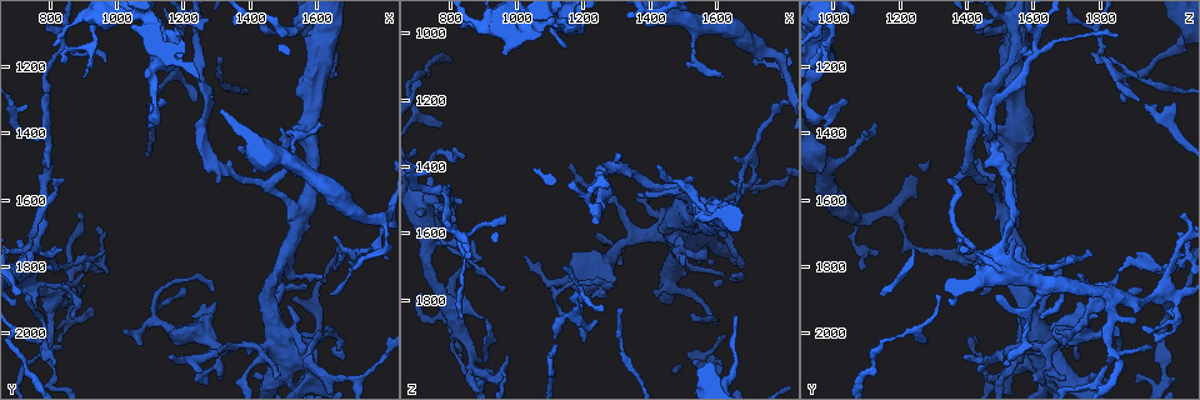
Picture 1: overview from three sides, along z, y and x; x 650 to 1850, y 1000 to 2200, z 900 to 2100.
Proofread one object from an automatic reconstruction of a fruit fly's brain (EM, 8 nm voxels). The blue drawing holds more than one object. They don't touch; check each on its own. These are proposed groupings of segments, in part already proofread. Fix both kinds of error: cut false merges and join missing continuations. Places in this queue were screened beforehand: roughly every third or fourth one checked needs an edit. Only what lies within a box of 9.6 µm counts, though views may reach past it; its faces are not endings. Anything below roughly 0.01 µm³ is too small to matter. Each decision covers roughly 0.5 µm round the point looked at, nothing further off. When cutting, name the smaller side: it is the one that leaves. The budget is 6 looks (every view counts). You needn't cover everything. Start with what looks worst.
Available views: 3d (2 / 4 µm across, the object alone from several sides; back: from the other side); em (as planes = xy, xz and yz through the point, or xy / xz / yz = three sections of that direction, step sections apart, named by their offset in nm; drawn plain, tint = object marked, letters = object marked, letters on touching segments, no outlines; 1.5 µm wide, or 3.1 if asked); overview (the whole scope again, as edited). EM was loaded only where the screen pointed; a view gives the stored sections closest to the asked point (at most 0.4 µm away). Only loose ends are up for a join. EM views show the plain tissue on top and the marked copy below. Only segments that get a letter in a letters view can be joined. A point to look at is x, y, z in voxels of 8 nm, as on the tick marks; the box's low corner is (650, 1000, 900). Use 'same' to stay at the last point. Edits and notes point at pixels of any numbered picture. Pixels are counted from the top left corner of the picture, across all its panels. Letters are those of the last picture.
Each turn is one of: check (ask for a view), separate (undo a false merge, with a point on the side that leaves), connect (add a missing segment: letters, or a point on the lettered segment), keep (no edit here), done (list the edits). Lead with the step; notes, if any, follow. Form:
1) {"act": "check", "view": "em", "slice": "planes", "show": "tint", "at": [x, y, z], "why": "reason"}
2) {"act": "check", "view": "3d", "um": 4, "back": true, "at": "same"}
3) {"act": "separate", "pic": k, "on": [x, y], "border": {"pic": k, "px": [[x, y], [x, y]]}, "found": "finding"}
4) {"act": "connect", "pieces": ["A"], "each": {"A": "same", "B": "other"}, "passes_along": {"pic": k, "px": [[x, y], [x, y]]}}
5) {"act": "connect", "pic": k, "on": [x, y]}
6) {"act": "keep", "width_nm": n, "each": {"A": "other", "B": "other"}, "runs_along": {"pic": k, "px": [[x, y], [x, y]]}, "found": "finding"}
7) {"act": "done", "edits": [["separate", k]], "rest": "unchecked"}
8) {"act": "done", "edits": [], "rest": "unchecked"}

{"act": "check", "view": "em", "slice": "planes", "show": "letters", "at": [1660, 1220, 1850], "why": "tapers out"}

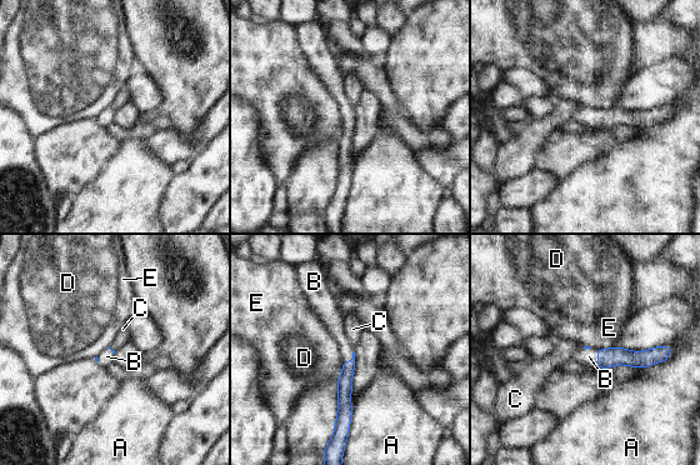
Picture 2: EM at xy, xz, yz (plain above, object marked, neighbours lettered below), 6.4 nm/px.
{"act": "connect", "pieces": ["B"], "each": {"A": "other", "B": "same", "C": "other", "D": "other", "E": "other"}, "found": "the neuron continues"}

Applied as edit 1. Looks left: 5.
{"act": "check", "view": "overview", "why": "see it whole again"}

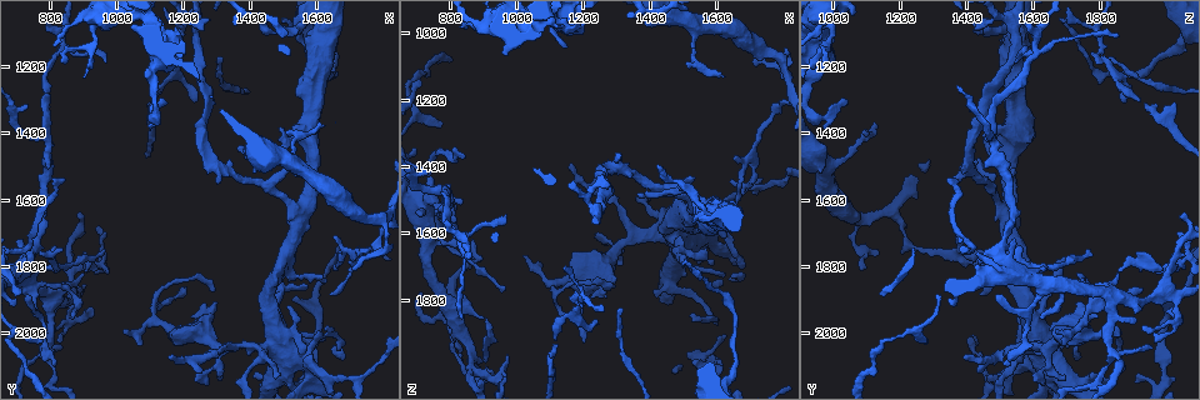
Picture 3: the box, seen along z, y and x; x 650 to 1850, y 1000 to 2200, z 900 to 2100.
{"act": "check", "view": "3d", "um": 2, "at": [820, 2090, 1520], "why": "branch stops here"}

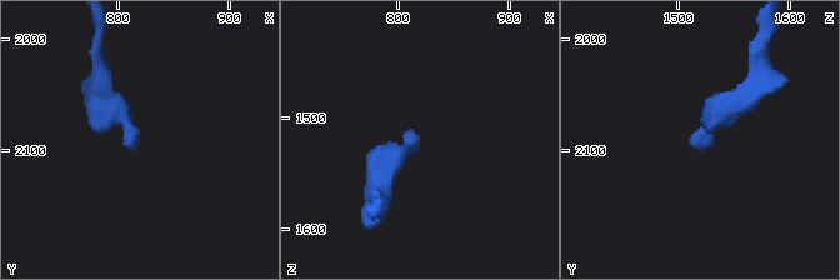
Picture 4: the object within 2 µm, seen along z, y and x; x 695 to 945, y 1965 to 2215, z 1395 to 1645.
{"act": "check", "view": "em", "slice": "yz", "step": 8, "show": "letters", "at": [816, 2100, 1520]}

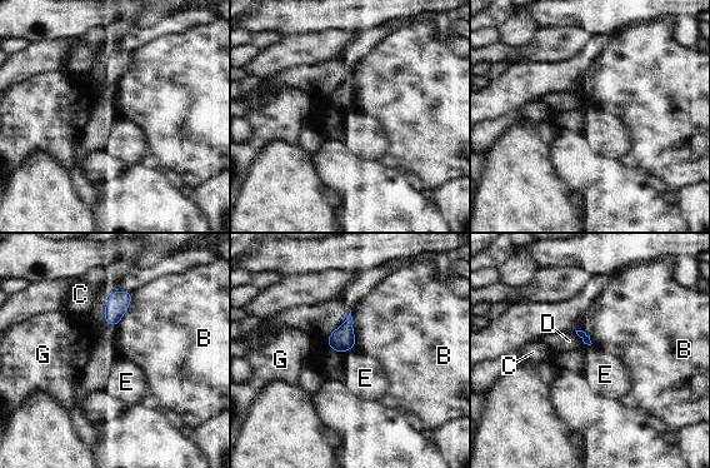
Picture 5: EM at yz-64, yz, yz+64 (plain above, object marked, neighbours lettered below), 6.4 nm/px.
{"act": "check", "view": "em", "slice": "planes", "show": "letters", "at": "same"}

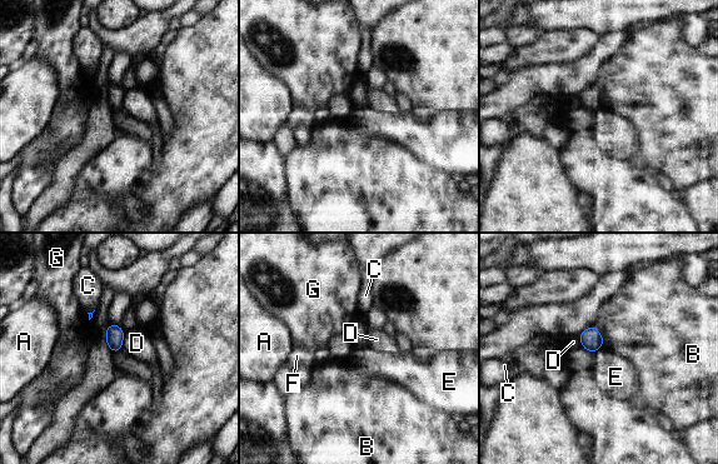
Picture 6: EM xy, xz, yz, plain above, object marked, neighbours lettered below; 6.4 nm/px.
{"act": "keep", "width_nm": 110, "each": {"A": "other", "B": "other", "C": "other", "D": "other", "E": "other", "F": "other", "G": "other"}, "border": {"pic": 6, "px": [[603, 344], [594, 353]]}, "found": "none of them fits"}

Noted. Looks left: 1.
{"act": "check", "view": "em", "slice": "xz", "step": 8, "show": "letters", "at": [730, 1790, 1510], "why": "four or more arms meet"}

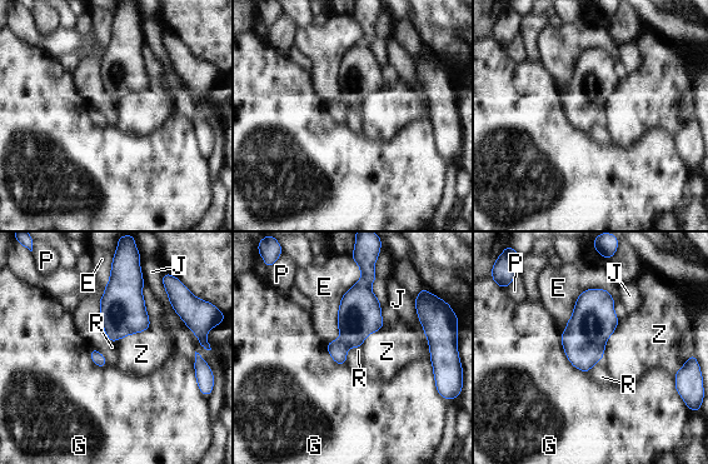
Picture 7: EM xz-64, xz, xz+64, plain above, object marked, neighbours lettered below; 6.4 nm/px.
{"act": "keep", "each": {"E": "other", "G": "other", "J": "other", "P": "other", "R": "other", "Z": "other"}, "border": {"pic": 7, "px": [[148, 329], [126, 334], [111, 343]]}, "found": "continuous, no second neuron"}

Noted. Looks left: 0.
{"act": "done", "edits": [["connect", 2]], "rest": "unchecked"}

